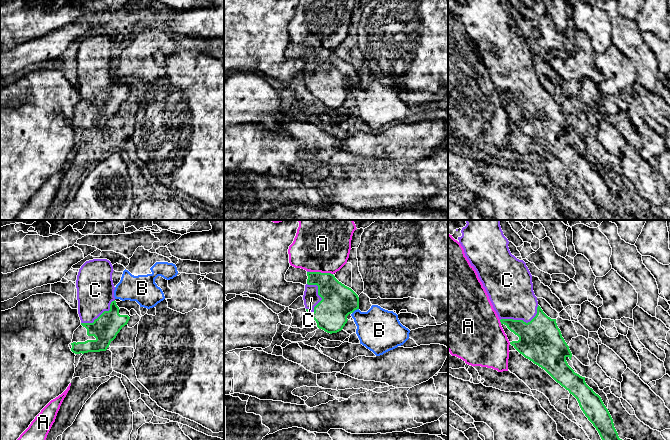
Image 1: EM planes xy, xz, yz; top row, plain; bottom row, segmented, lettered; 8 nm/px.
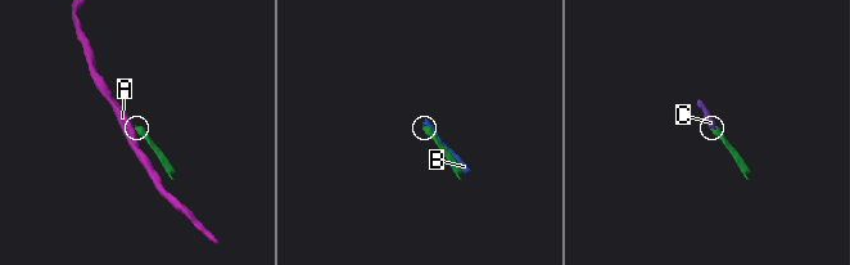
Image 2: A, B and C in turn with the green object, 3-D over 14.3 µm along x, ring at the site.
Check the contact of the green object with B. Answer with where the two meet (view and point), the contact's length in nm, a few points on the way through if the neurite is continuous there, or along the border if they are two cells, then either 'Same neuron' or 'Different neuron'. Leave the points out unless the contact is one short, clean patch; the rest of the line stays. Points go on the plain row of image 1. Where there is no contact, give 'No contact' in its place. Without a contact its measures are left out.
Touches green at xz (355, 85). Shared border 70 nm. Different neuron

